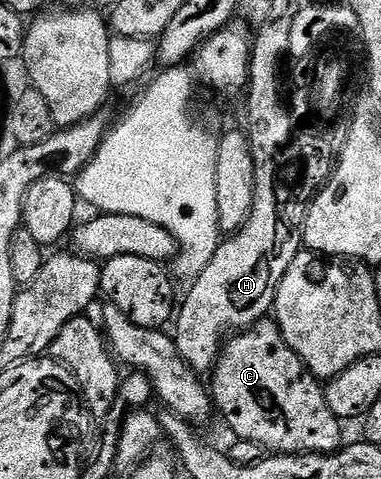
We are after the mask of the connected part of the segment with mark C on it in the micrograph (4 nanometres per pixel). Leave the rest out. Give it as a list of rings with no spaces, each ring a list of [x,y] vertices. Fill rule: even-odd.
[[[265,320],[263,322],[257,322],[256,325],[250,327],[250,329],[229,337],[221,349],[220,356],[216,360],[215,367],[211,371],[210,377],[212,377],[212,382],[210,381],[210,397],[215,409],[217,411],[220,409],[220,414],[224,417],[224,420],[222,420],[223,425],[234,431],[237,438],[250,440],[254,444],[258,444],[265,452],[275,452],[276,454],[331,454],[341,449],[340,426],[342,426],[342,422],[341,419],[334,416],[334,412],[330,412],[330,408],[326,404],[326,400],[324,399],[324,386],[322,385],[321,379],[313,378],[306,373],[304,363],[301,362],[299,356],[288,347],[275,321]]]

